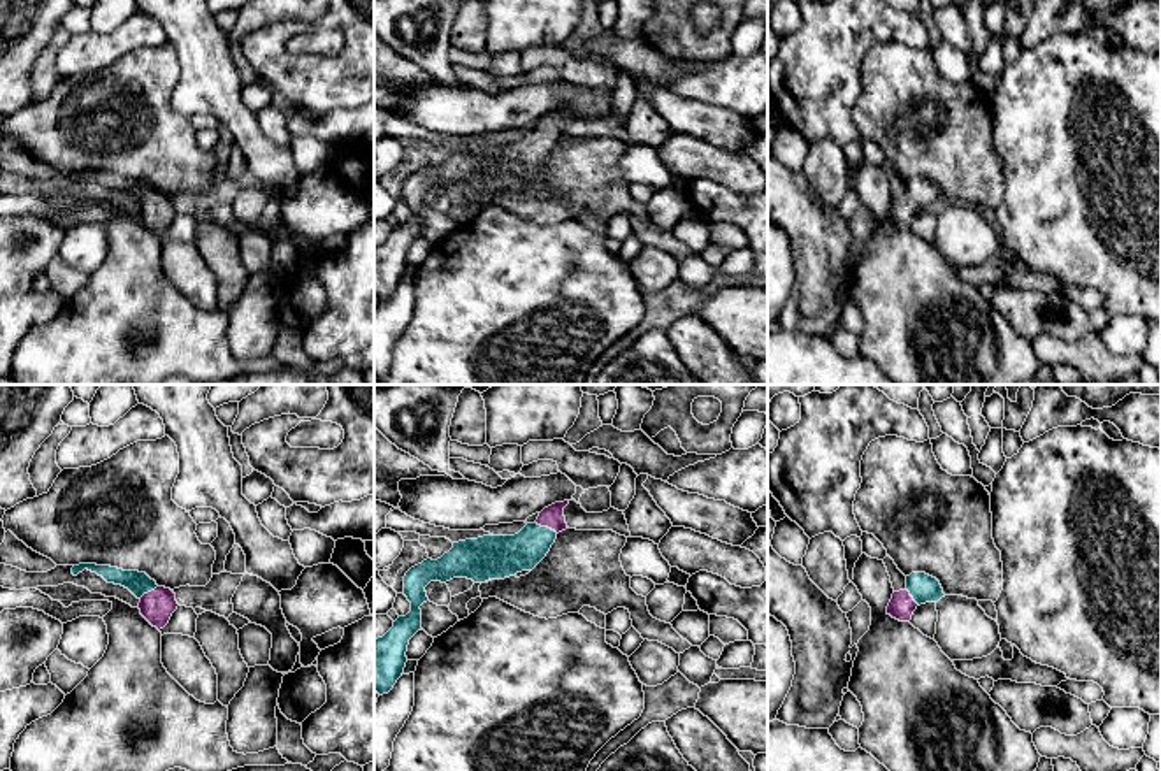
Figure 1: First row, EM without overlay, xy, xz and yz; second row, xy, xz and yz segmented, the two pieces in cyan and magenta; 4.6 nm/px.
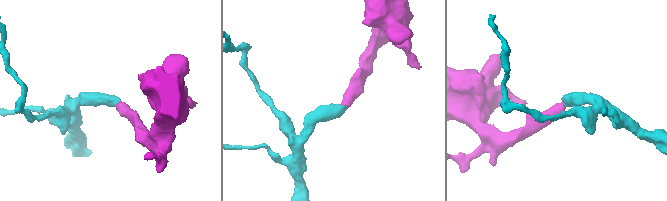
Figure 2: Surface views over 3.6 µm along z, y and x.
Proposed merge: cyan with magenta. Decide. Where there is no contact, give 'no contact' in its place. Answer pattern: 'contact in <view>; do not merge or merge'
contact in xz; merge

